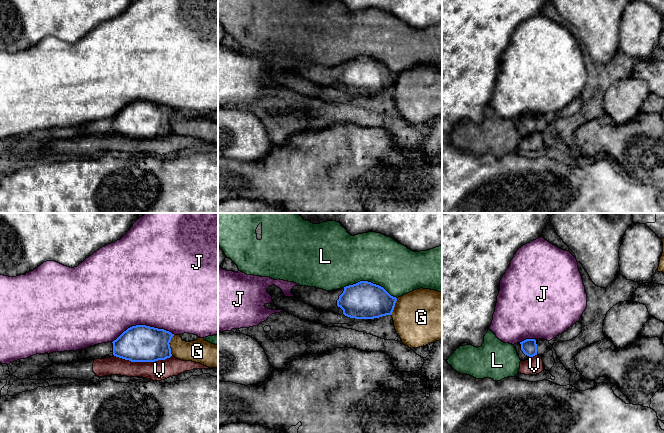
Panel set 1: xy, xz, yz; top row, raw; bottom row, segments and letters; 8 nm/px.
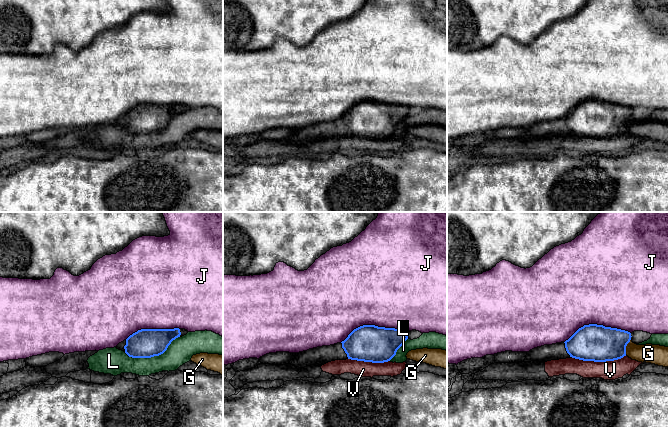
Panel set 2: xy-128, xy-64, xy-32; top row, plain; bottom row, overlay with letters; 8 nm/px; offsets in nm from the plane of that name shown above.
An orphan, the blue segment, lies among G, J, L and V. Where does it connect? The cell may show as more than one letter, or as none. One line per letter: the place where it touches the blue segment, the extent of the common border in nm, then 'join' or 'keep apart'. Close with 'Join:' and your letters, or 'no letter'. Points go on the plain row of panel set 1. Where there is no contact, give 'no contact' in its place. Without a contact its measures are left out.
G: contact xy (169, 121); length 170 nm; keep apart
J: contact xy (143, 101); length 500 nm; keep apart
L: contact xz (370, 58); length 440 nm; keep apart
V: contact xy (143, 137); length 460 nm; keep apart
Join: no letter

